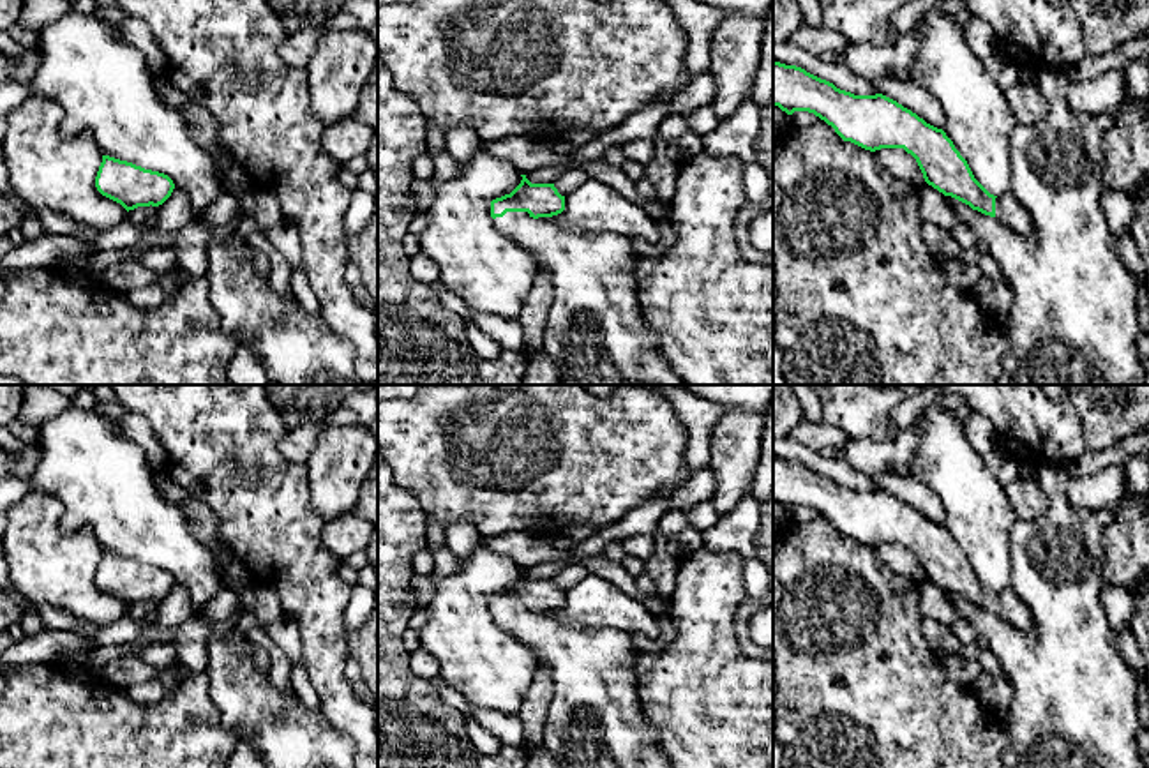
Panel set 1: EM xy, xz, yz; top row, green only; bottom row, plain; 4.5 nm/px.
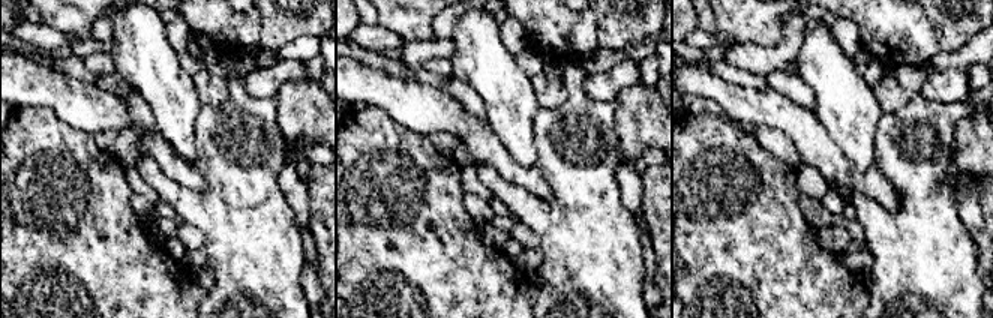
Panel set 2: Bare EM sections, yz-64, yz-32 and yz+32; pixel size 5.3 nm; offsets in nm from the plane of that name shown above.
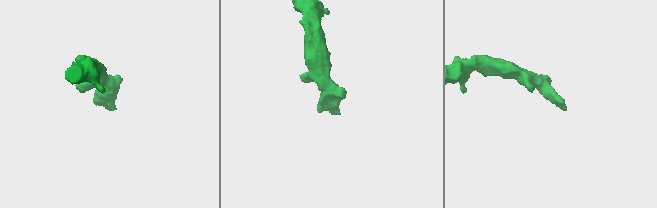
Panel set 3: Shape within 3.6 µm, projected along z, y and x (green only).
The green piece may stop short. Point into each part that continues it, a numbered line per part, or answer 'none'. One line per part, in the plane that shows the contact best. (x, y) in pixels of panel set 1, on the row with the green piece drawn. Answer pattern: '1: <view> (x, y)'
1: xz (595, 334)

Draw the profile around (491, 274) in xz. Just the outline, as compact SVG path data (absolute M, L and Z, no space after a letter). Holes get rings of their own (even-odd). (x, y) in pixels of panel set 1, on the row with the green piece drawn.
M484 143L461 175L431 178L434 198L420 252L439 268L439 282L471 312L519 320L533 288L537 265L529 252L503 235L491 217L491 201L510 194L521 173L489 155Z

